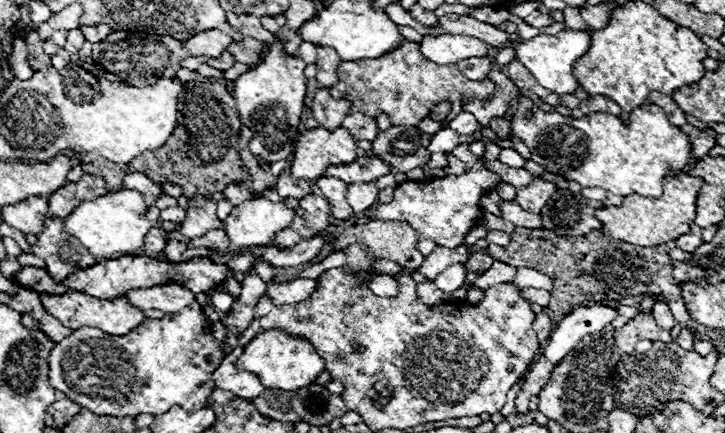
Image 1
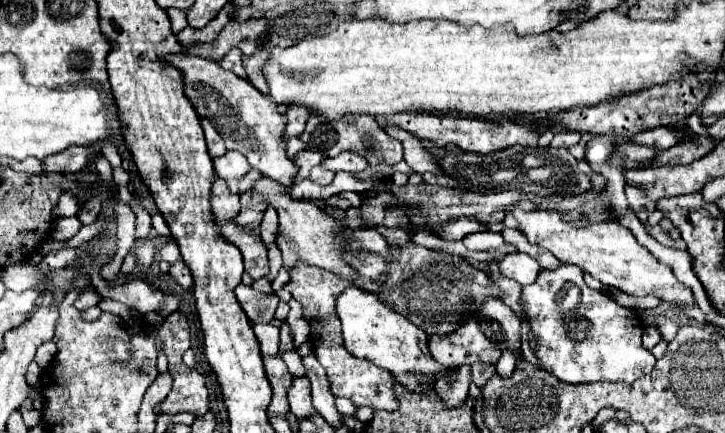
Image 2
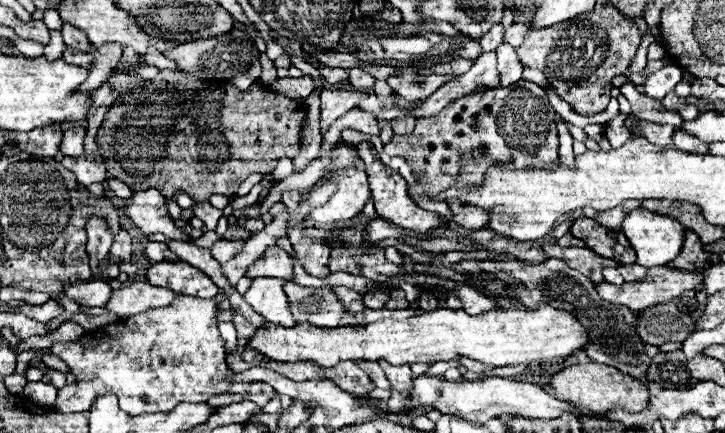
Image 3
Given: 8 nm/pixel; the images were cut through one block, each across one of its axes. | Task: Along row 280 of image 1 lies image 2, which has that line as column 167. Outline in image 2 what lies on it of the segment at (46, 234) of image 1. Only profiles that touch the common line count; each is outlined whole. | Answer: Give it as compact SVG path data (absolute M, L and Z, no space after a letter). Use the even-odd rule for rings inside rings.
M172 54L166 58L166 62L184 72L184 90L188 100L192 102L200 118L208 118L216 126L218 134L226 142L226 148L242 152L252 168L284 184L286 188L292 188L298 170L294 162L286 156L284 114L280 112L280 108L272 104L268 96L260 94L250 82L246 82L230 70L224 70L216 62L188 54Z

